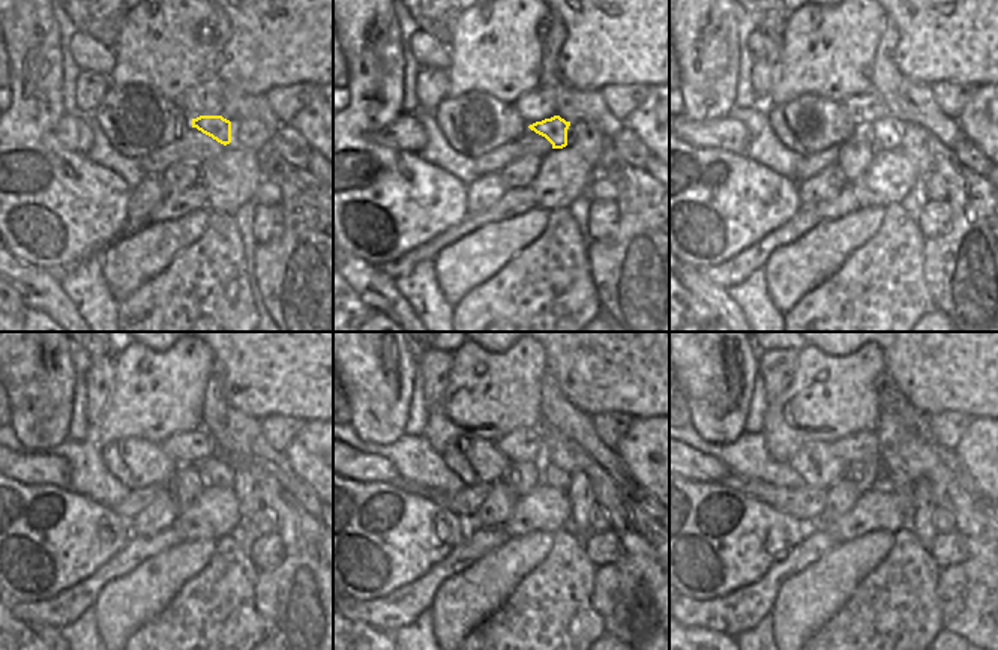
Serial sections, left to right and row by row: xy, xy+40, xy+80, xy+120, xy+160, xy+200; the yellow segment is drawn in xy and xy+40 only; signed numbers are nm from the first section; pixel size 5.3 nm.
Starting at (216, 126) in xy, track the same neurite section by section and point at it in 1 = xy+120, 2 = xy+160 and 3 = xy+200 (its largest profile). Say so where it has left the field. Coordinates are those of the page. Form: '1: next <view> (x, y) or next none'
1: next xy+120 (216, 470)
2: next xy+160 (553, 476)
3: next xy+200 (904, 491)

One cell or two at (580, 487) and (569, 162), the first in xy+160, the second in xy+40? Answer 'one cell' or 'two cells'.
two cells

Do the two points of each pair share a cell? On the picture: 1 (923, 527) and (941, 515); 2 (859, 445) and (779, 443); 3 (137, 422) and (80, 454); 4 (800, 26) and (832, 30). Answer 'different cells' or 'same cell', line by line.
1: different cells
2: different cells
3: different cells
4: same cell

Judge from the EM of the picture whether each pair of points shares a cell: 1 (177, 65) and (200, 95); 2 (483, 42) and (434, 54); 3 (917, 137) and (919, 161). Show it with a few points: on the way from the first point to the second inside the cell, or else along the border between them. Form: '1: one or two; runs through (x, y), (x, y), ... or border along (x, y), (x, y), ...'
1: two; border along (207, 77), (191, 86), (179, 99)
2: two; border along (449, 48), (449, 66), (446, 69)
3: one; runs through (917, 143), (919, 155)

